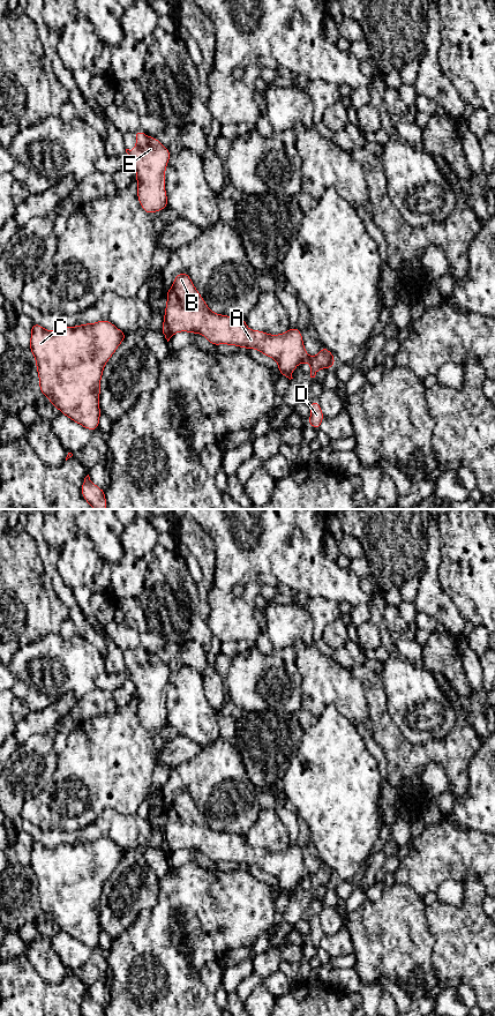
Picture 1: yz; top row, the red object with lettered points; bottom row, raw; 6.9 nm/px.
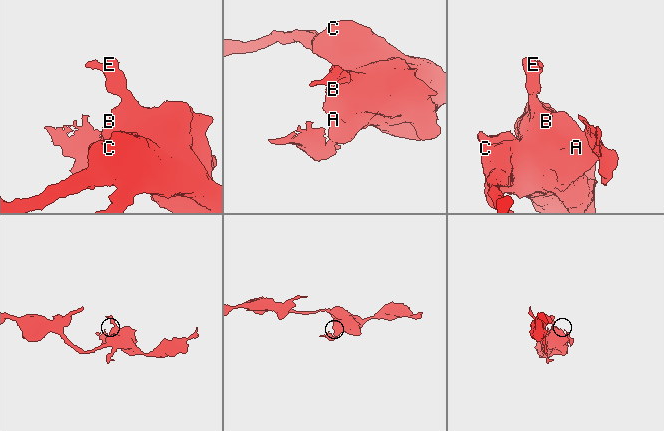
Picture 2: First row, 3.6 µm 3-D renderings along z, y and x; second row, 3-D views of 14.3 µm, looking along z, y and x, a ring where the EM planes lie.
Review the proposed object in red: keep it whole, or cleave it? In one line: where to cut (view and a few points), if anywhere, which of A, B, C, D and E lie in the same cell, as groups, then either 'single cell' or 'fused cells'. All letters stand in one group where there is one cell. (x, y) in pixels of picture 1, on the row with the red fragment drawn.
cut yz (309, 357), (306, 360); groups A B C E / D; fused cells

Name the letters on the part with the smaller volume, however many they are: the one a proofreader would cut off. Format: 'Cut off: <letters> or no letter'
Cut off: D

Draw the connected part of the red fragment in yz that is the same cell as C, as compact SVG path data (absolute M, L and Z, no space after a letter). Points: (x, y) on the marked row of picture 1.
M107 320L75 327L60 327L54 331L46 330L40 324L33 322L30 334L29 349L35 356L40 394L46 395L50 403L57 406L62 414L67 416L73 421L90 431L97 429L99 427L99 417L102 413L99 409L99 383L103 376L104 366L126 338L127 334L122 333Z

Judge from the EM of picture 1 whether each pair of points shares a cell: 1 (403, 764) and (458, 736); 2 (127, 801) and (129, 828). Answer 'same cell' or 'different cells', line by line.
1: same cell
2: different cells

